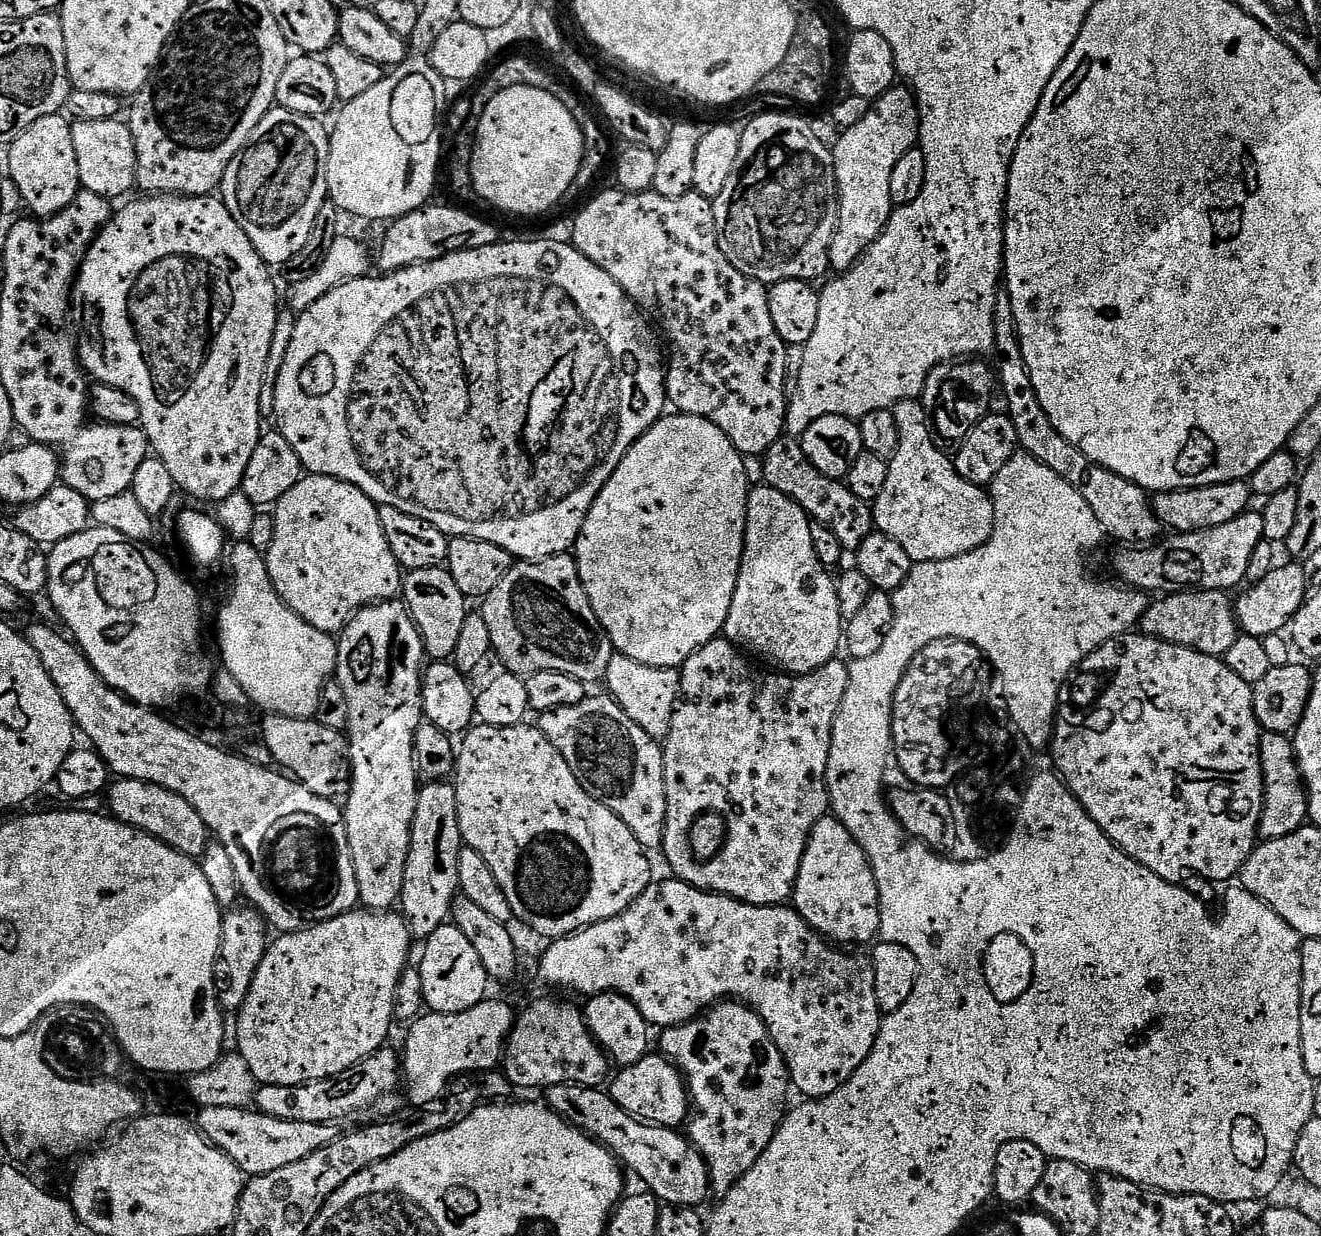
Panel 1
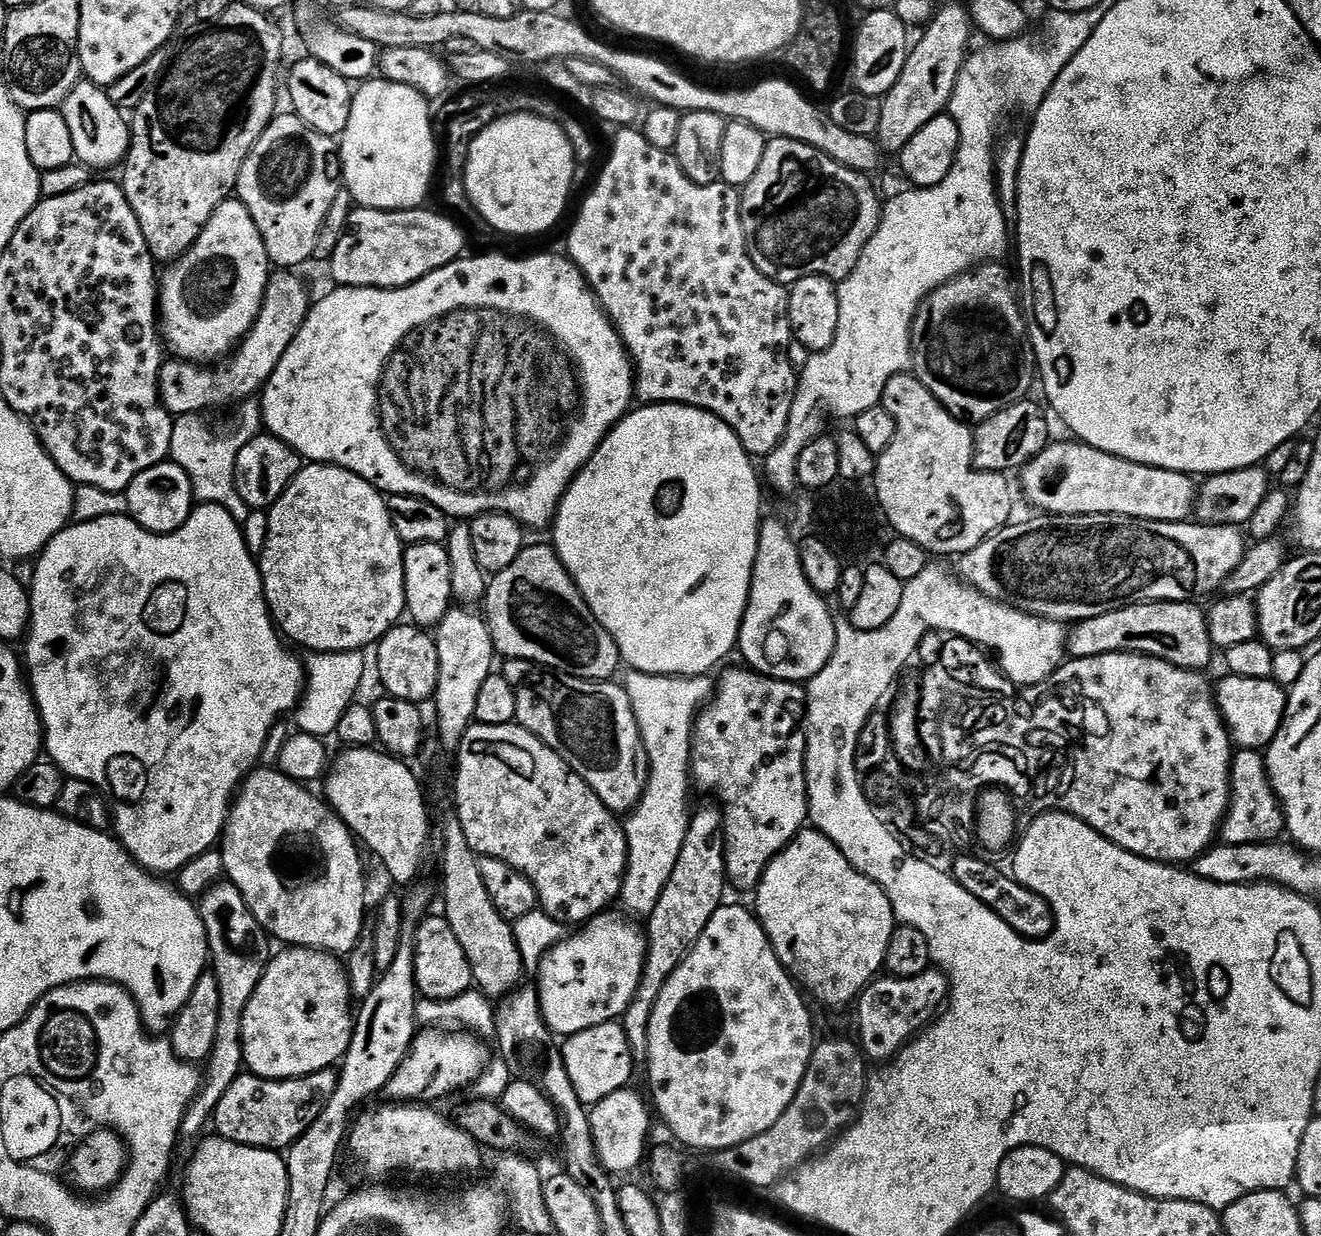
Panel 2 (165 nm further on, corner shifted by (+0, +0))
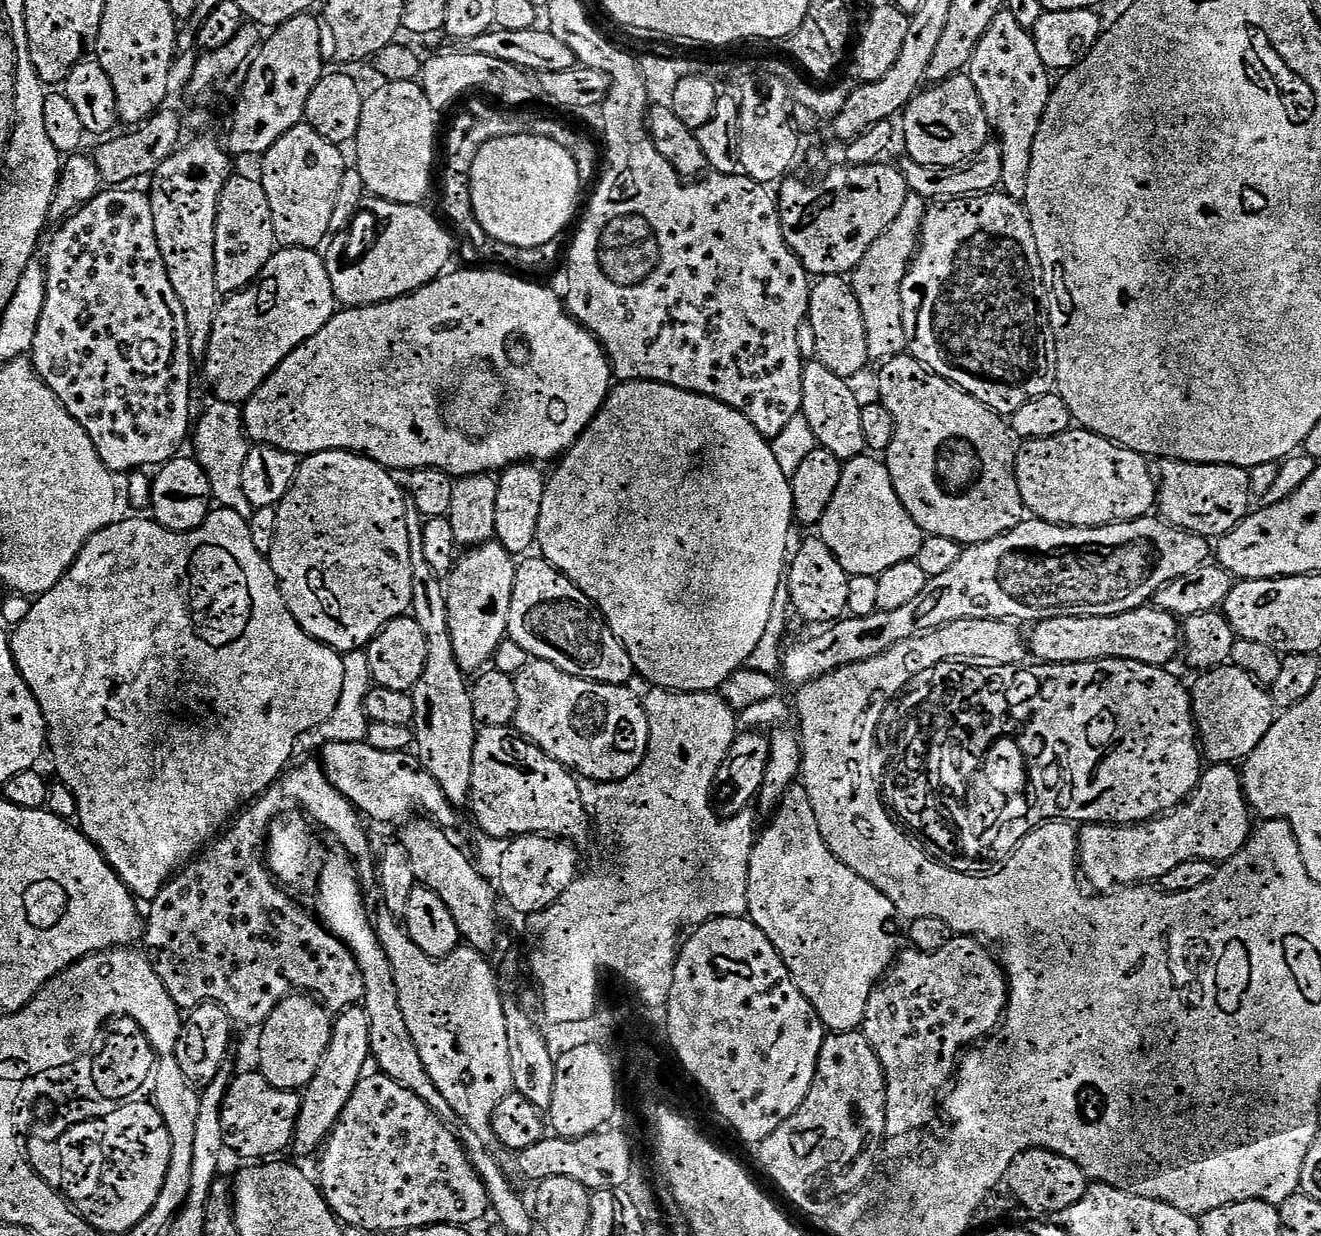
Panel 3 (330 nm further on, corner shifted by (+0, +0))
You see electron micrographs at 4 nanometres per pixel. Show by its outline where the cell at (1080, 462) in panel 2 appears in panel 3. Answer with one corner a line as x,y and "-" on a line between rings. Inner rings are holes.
1069,430
1045,440
1027,441
1016,456
1016,484
1020,487
1025,506
1034,515
1040,516
1036,518
1043,518
1056,526
1103,527
1143,517
1148,512
1148,492
1116,465
1112,457
1116,451
1118,448
1113,441
1087,430

